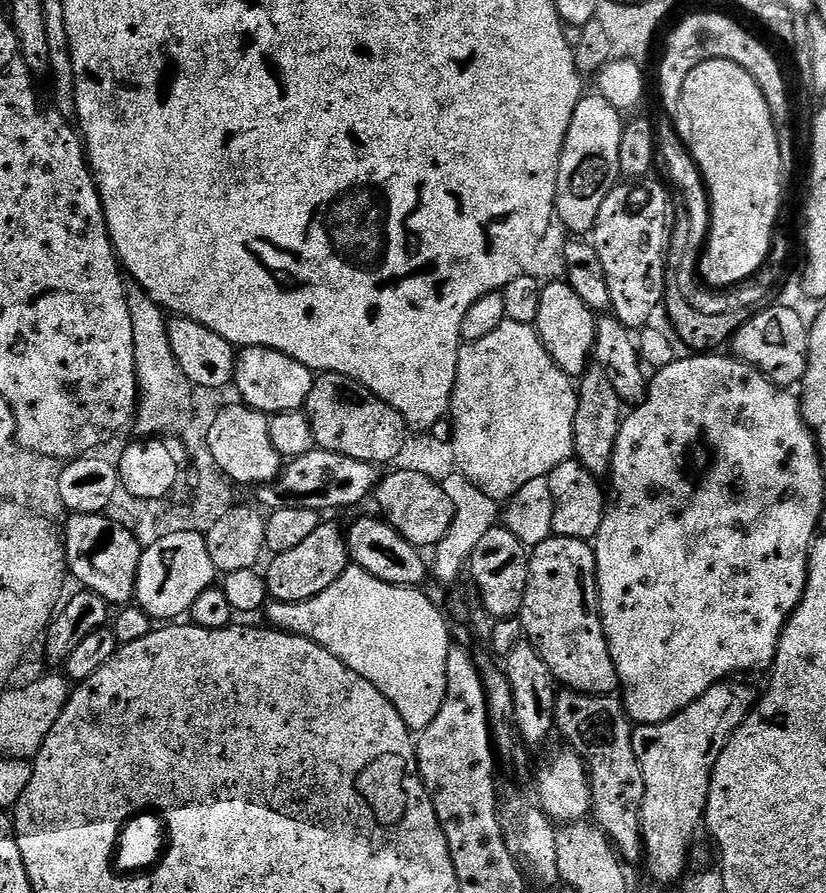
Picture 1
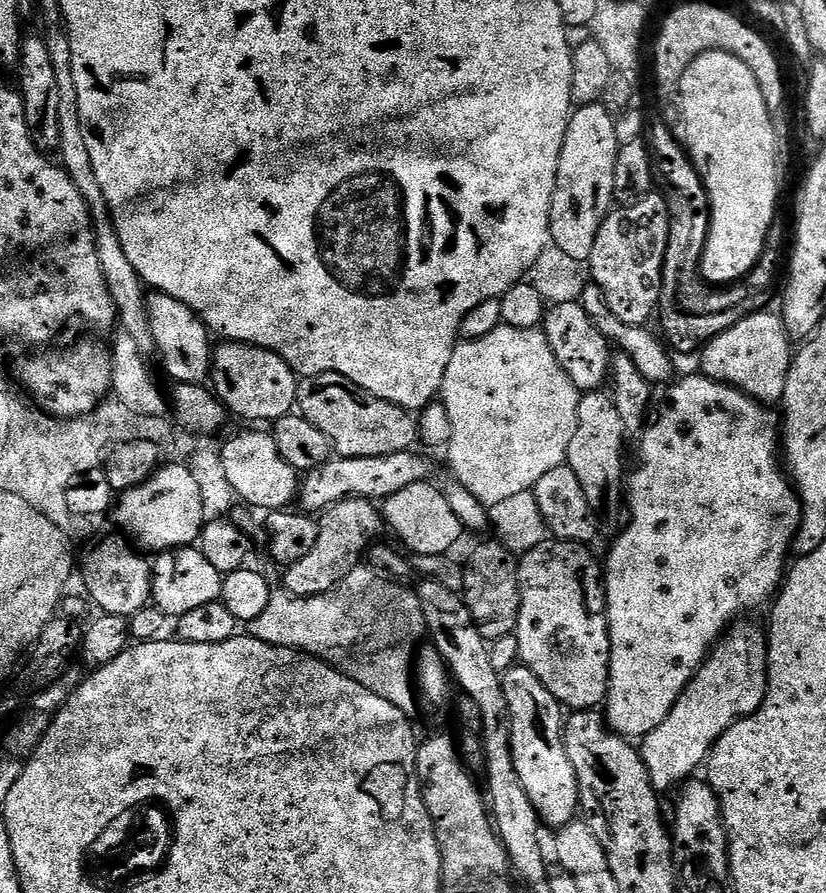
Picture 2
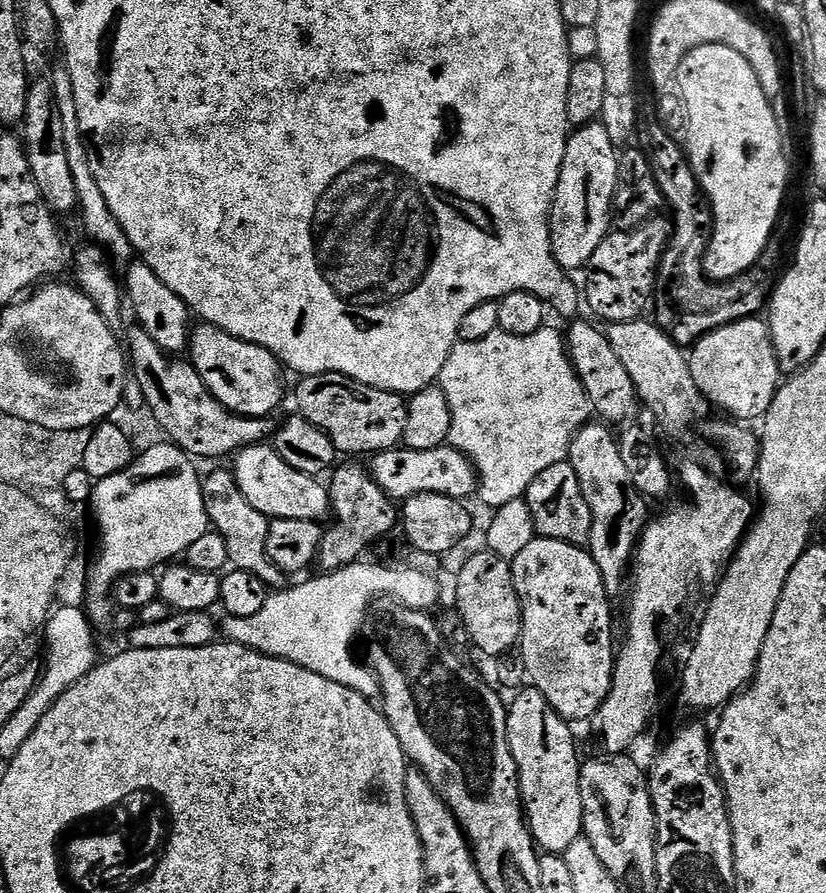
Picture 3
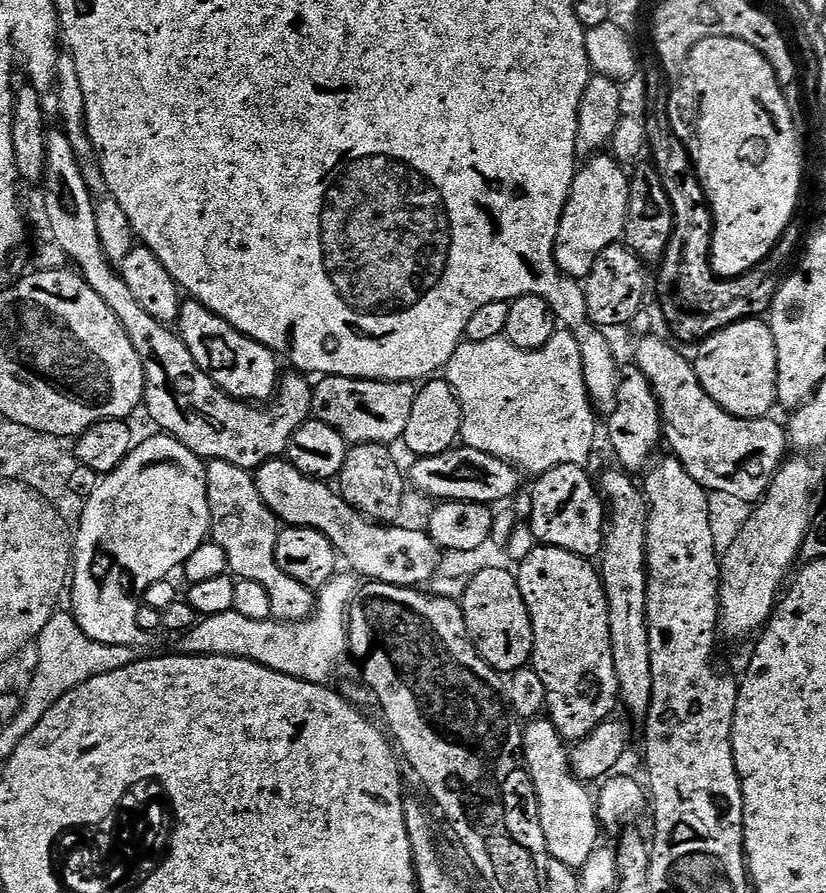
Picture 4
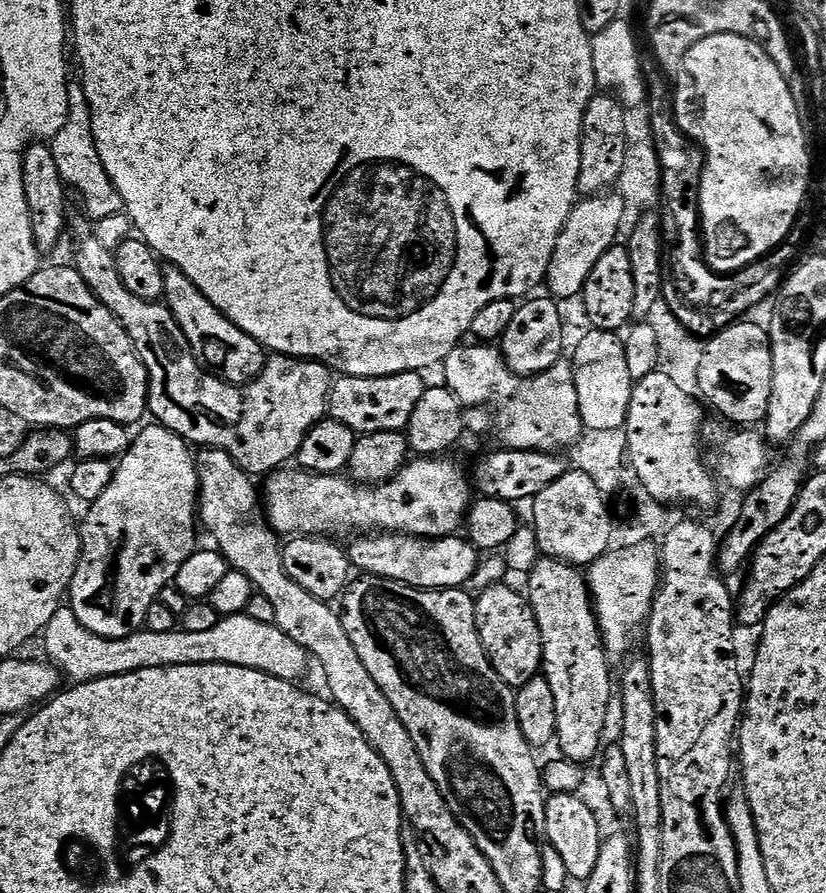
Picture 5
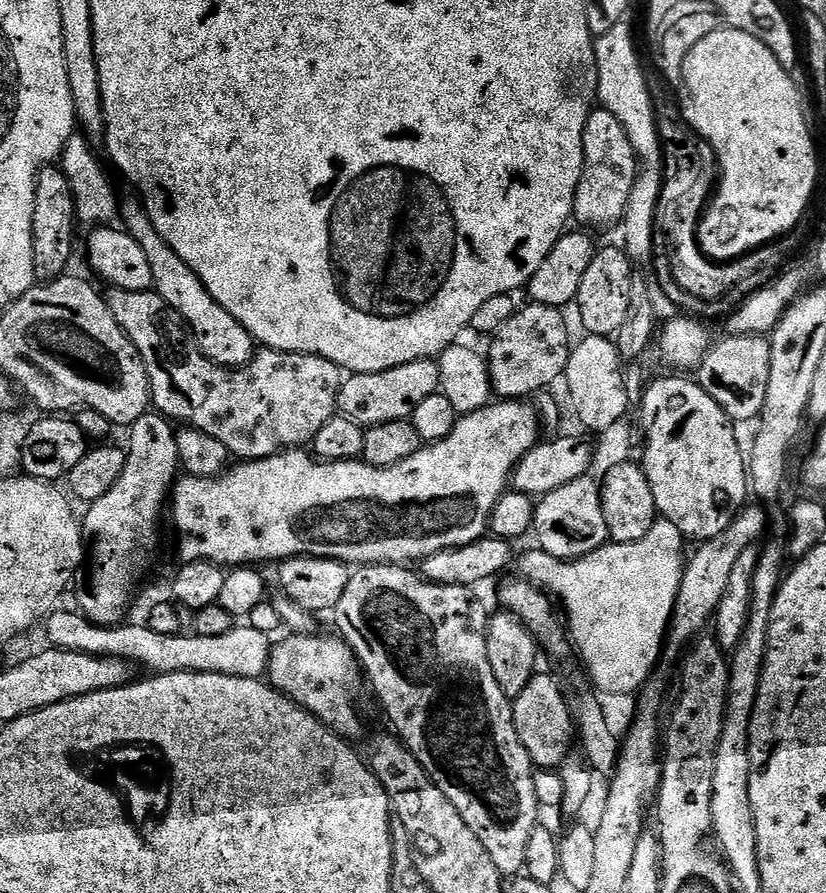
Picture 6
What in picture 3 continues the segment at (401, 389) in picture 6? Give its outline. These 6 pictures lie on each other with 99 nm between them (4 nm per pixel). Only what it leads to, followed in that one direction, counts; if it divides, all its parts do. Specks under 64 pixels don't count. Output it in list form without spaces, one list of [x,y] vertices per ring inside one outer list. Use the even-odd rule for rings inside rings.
[[[342,374],[306,376],[296,388],[299,415],[323,430],[334,442],[337,453],[349,452],[352,458],[367,457],[401,447],[408,429],[409,401],[401,393],[378,390]]]

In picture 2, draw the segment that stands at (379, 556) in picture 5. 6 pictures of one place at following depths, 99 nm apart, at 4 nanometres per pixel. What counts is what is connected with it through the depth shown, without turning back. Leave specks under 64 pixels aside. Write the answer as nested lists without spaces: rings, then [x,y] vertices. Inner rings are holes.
[[[267,431],[240,432],[237,436],[230,437],[224,448],[219,449],[219,453],[222,465],[225,466],[226,478],[229,479],[235,495],[245,505],[253,509],[284,510],[291,505],[288,504],[291,500],[293,503],[297,499],[298,473],[280,457],[276,439]]]

